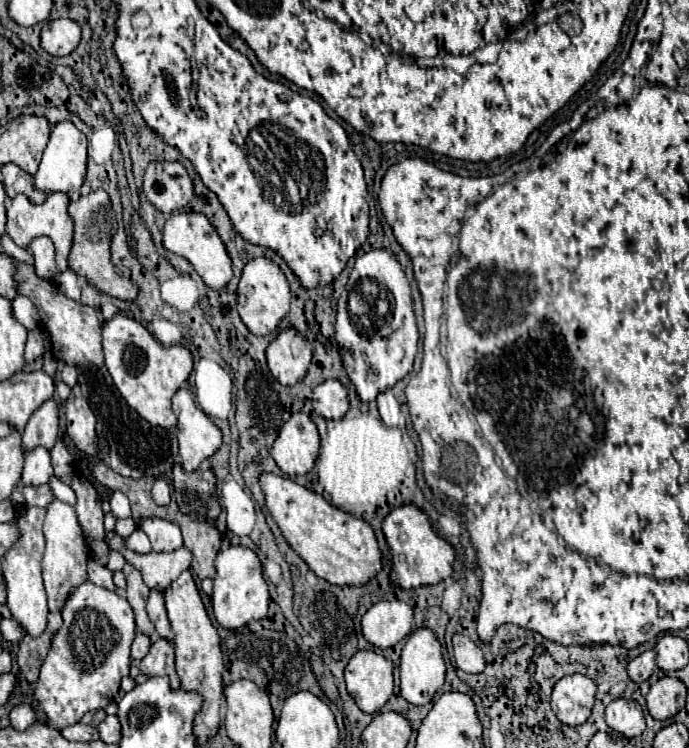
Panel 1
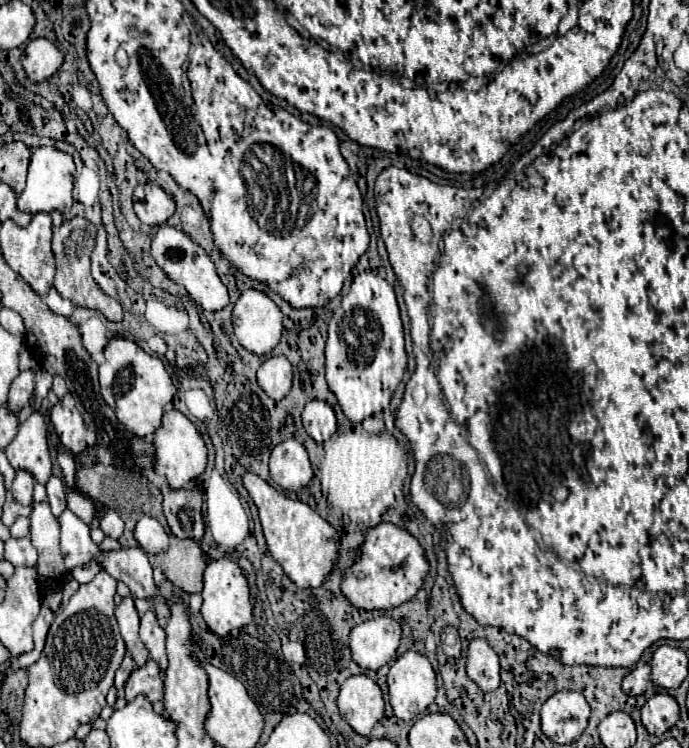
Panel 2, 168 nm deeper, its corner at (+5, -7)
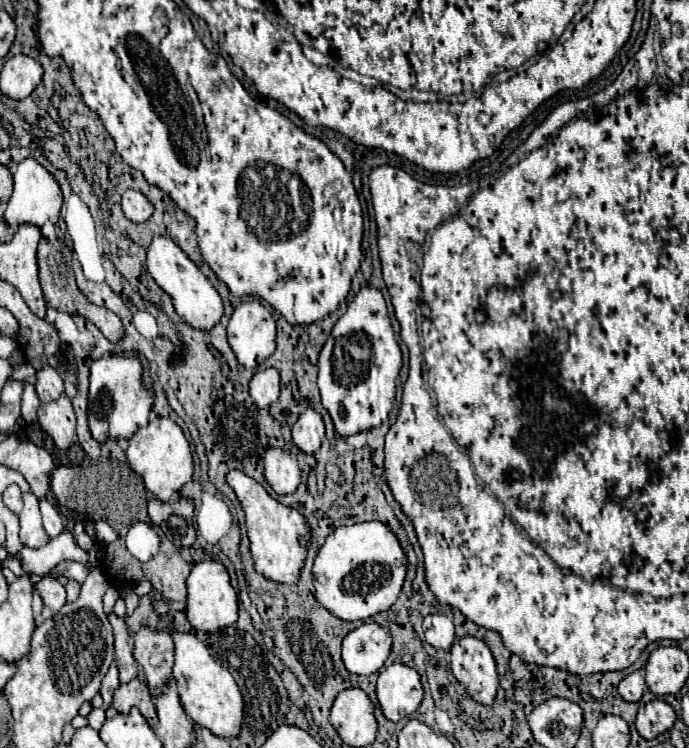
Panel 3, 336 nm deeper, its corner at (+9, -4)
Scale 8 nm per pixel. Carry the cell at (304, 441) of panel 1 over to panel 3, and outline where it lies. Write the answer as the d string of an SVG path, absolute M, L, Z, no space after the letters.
M269 449L265 453L265 479L279 495L295 493L301 479L297 459L283 449Z

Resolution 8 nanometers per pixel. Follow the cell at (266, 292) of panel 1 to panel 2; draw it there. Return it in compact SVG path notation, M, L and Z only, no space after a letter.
M255 288L243 290L231 320L241 346L257 356L269 354L279 344L283 314L265 292Z

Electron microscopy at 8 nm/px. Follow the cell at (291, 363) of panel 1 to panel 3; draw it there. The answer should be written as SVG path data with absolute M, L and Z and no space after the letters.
M271 367L271 369L259 369L251 383L249 383L249 395L253 399L253 403L259 409L267 409L271 403L277 401L279 397L279 373Z

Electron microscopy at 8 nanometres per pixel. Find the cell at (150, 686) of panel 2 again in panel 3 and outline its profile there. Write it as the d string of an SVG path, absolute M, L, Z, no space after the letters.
M133 679L125 685L119 685L119 689L113 695L113 707L117 709L117 713L123 713L123 715L127 715L131 707L137 707L141 715L147 719L149 727L151 729L157 727L155 703L147 691L147 683L141 679Z

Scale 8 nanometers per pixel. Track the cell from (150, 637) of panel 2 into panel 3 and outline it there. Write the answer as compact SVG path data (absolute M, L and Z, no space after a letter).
M141 629L135 635L133 657L137 659L145 681L151 687L165 689L173 669L173 639L169 633Z

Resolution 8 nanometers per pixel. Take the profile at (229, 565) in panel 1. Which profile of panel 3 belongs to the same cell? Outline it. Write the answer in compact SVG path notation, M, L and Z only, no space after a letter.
M201 561L195 563L191 575L187 577L187 607L185 607L187 621L203 633L219 631L227 625L233 625L239 617L237 613L237 593L231 587L231 579L227 569L219 561Z

